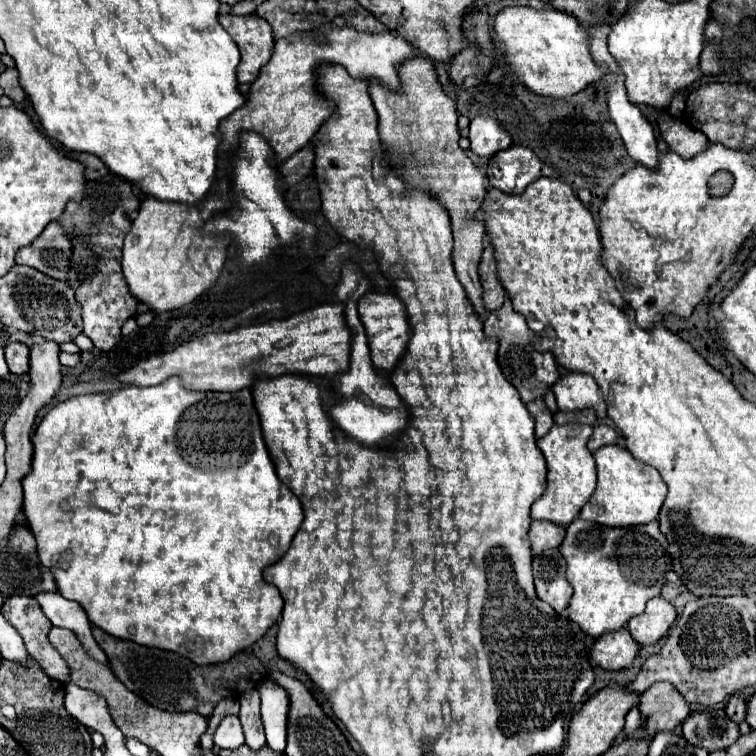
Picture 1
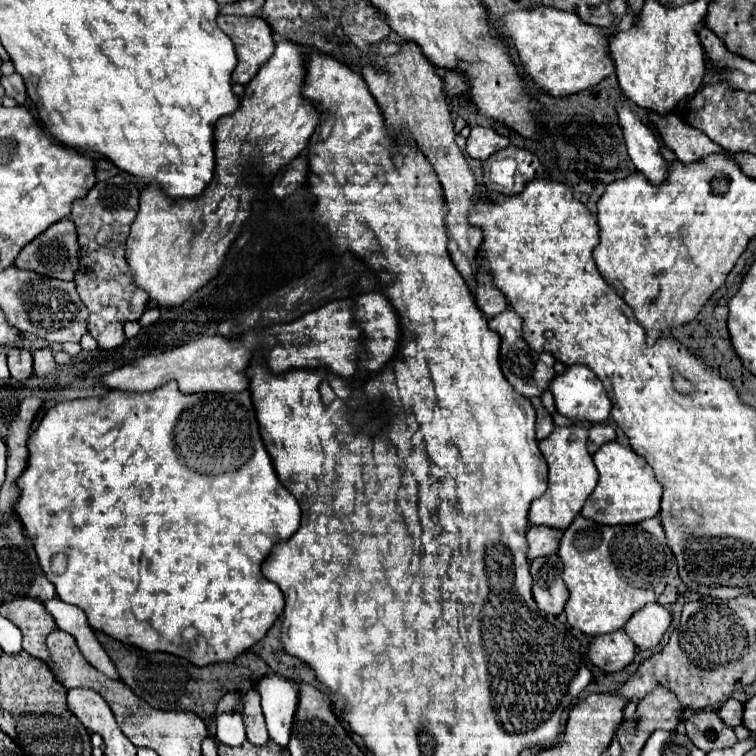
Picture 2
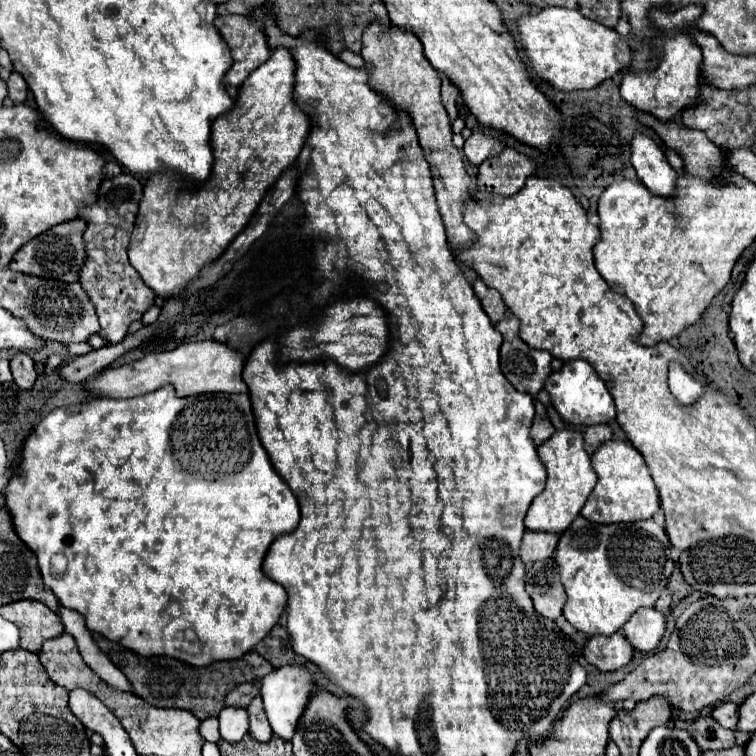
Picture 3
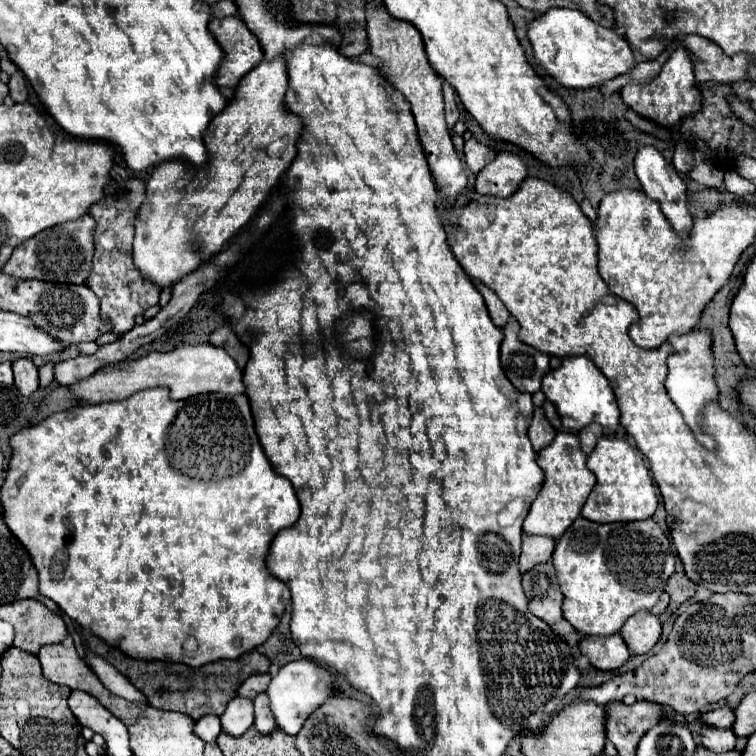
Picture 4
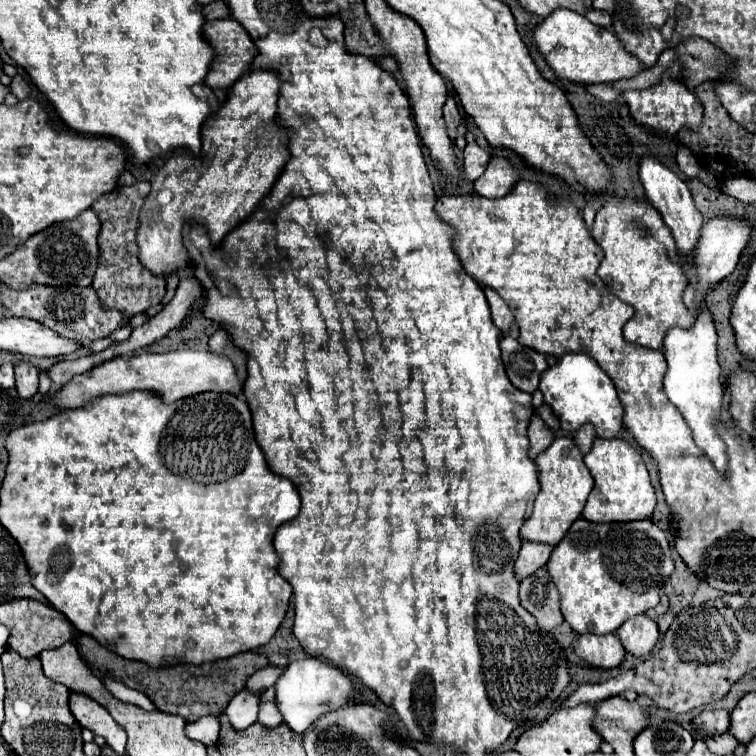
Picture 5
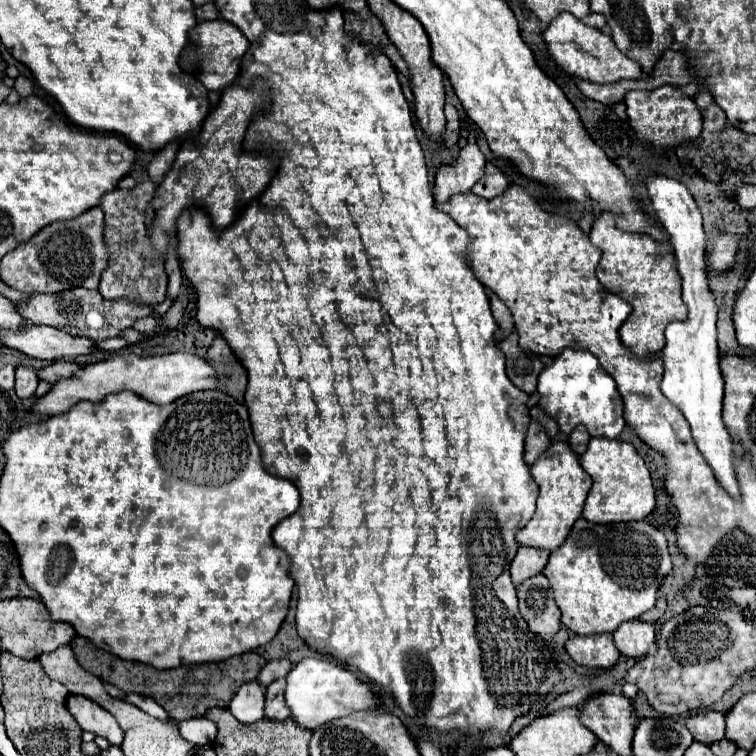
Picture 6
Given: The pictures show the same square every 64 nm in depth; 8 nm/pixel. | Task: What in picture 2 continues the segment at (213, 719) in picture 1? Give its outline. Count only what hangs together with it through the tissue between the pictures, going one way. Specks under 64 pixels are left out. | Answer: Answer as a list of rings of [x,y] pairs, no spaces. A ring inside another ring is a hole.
[[[228,692],[228,694],[218,702],[216,716],[220,716],[222,712],[240,712],[240,708],[244,708],[244,704],[242,704],[242,694],[240,694],[240,692]]]

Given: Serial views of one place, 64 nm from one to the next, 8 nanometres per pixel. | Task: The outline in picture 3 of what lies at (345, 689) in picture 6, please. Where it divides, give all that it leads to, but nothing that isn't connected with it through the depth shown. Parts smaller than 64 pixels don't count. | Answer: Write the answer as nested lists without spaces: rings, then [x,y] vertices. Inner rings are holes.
[[[294,664],[294,666],[284,666],[284,668],[272,670],[268,676],[262,678],[262,682],[264,682],[264,686],[262,686],[260,694],[264,692],[264,710],[268,714],[272,732],[276,736],[280,736],[282,740],[290,740],[294,736],[296,724],[304,712],[304,704],[308,704],[308,696],[312,696],[312,692],[316,692],[314,676],[304,666]]]

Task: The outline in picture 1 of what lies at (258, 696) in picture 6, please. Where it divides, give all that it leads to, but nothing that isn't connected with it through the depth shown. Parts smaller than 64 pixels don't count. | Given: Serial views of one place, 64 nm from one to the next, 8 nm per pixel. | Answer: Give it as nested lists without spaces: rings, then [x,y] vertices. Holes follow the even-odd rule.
[[[224,716],[222,722],[218,724],[218,730],[214,734],[214,744],[216,748],[228,748],[236,750],[244,744],[244,734],[238,716]]]

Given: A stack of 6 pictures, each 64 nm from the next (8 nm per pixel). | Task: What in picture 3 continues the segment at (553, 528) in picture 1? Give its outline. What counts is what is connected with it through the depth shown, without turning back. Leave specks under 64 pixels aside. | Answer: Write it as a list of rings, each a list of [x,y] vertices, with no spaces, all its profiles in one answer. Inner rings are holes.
[[[524,532],[522,544],[520,544],[520,558],[526,566],[534,564],[536,560],[546,560],[554,556],[558,544],[558,536],[556,534],[548,534],[548,532]]]

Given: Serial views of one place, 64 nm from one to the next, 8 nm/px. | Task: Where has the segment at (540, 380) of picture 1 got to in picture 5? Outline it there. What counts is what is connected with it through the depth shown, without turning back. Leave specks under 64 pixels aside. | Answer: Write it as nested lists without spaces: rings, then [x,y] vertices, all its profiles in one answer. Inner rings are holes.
[[[512,326],[508,336],[500,340],[500,350],[510,382],[518,390],[528,394],[538,390],[540,376],[548,368],[548,364],[540,352],[526,348],[518,342],[518,326]]]

